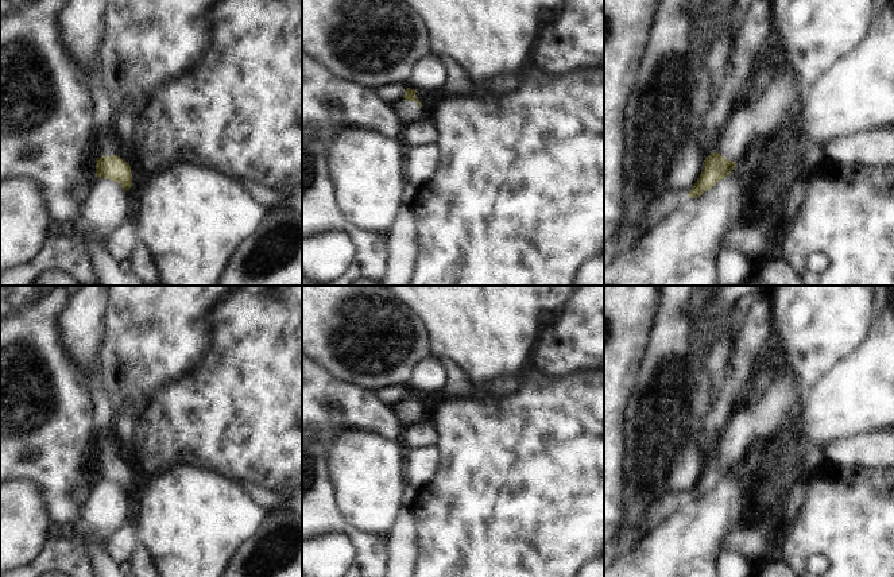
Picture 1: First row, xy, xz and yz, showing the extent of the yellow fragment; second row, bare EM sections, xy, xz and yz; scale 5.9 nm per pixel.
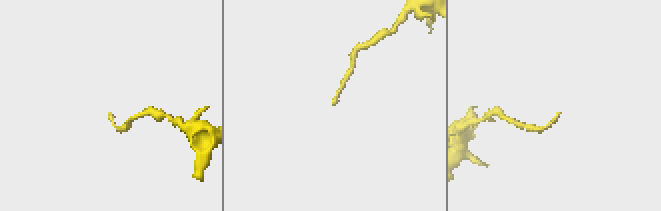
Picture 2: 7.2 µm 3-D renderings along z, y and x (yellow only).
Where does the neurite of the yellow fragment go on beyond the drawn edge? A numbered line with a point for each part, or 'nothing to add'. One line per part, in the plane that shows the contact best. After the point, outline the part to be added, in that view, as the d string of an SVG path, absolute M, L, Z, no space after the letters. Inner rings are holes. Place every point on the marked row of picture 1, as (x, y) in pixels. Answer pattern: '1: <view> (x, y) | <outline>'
1: yz (761, 119) | M787 66L756 100L739 107L717 135L715 152L739 163L758 140L770 140L782 123L794 116L808 88L801 75Z

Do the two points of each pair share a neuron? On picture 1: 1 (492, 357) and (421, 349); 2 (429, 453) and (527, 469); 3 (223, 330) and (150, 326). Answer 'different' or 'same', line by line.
1: different
2: different
3: different

